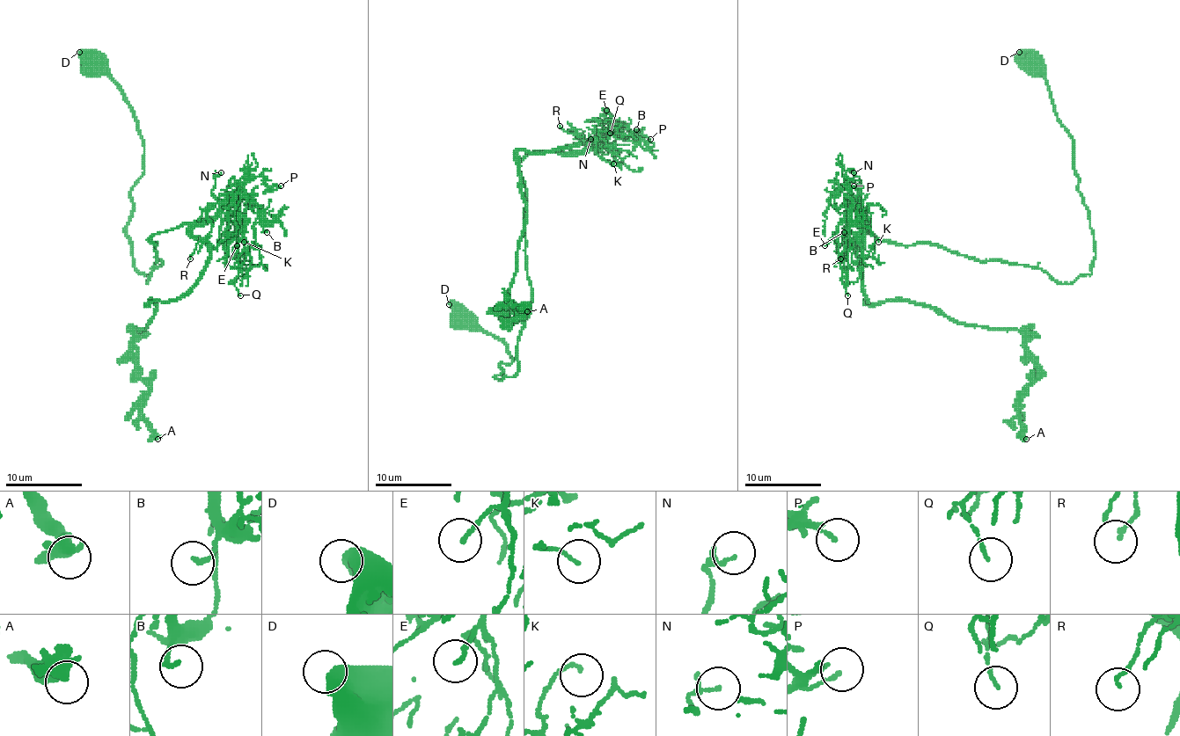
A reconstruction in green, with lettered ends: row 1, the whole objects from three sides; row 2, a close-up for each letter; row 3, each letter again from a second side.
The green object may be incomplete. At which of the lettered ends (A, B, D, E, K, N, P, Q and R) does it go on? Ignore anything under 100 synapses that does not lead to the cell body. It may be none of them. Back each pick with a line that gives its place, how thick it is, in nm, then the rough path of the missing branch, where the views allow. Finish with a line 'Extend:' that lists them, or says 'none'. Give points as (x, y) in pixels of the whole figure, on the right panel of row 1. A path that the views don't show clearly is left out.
Extend: none

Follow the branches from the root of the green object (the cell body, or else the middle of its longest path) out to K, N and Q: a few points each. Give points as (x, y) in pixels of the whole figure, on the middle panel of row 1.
K: (525, 181), (519, 163), (533, 152), (589, 152), (597, 150), (594, 149), (604, 158), (602, 160), (613, 163)
N: (525, 181), (519, 163), (529, 154), (579, 152), (589, 144), (581, 144), (590, 139)
Q: (525, 181), (519, 163), (529, 154), (587, 152), (610, 139), (613, 131), (604, 129), (610, 133)

